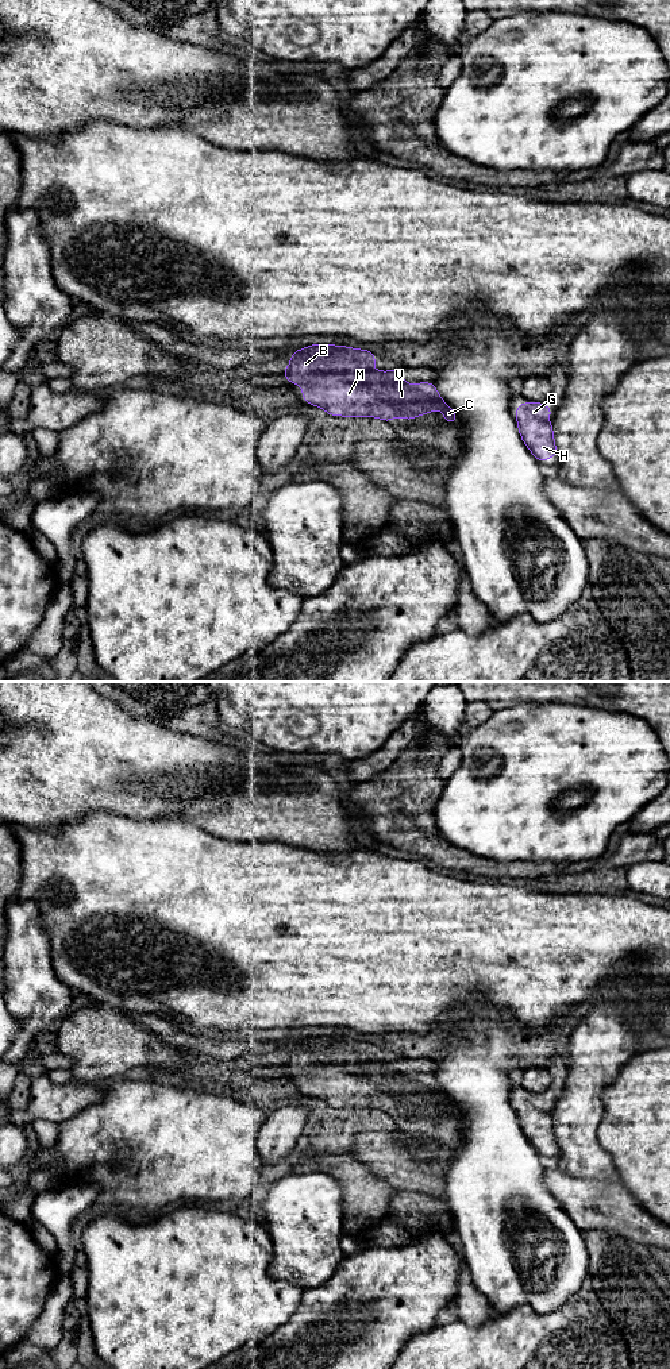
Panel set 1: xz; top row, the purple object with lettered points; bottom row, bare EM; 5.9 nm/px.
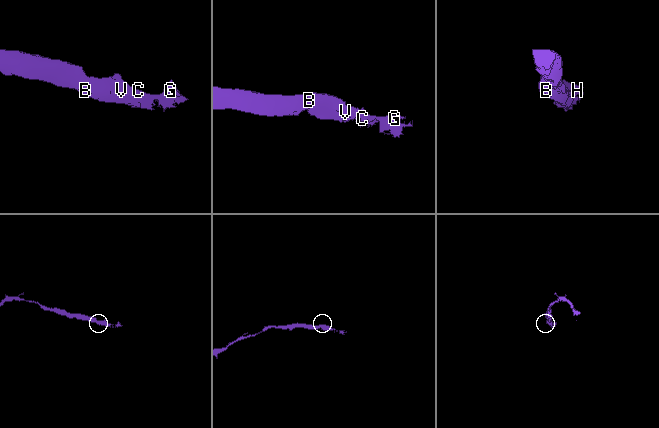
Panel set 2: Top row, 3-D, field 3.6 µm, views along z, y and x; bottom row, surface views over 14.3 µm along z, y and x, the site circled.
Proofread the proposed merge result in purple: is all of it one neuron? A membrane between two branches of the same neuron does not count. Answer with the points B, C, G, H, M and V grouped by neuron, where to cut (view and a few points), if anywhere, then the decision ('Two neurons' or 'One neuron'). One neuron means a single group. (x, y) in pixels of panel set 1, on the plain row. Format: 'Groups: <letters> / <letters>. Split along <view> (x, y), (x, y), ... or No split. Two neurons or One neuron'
Groups: B C G H M V. No split. One neuron

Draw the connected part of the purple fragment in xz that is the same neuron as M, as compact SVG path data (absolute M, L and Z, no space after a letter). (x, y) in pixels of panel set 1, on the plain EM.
M312 1036L292 1044L289 1057L282 1063L293 1076L303 1076L303 1090L312 1098L321 1098L331 1107L369 1107L390 1115L396 1107L412 1111L435 1100L443 1102L443 1111L458 1115L457 1104L440 1090L434 1075L408 1076L400 1061L373 1063L376 1045L351 1038Z

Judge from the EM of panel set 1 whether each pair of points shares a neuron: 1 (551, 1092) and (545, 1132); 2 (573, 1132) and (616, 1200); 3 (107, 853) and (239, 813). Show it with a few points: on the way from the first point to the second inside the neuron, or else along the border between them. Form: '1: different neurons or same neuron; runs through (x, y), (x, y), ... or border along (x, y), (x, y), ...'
1: same neuron; runs through (543, 1102), (543, 1122)
2: different neurons; border along (573, 1175), (581, 1179), (619, 1183)
3: different neurons; border along (166, 818), (188, 820), (226, 841)

